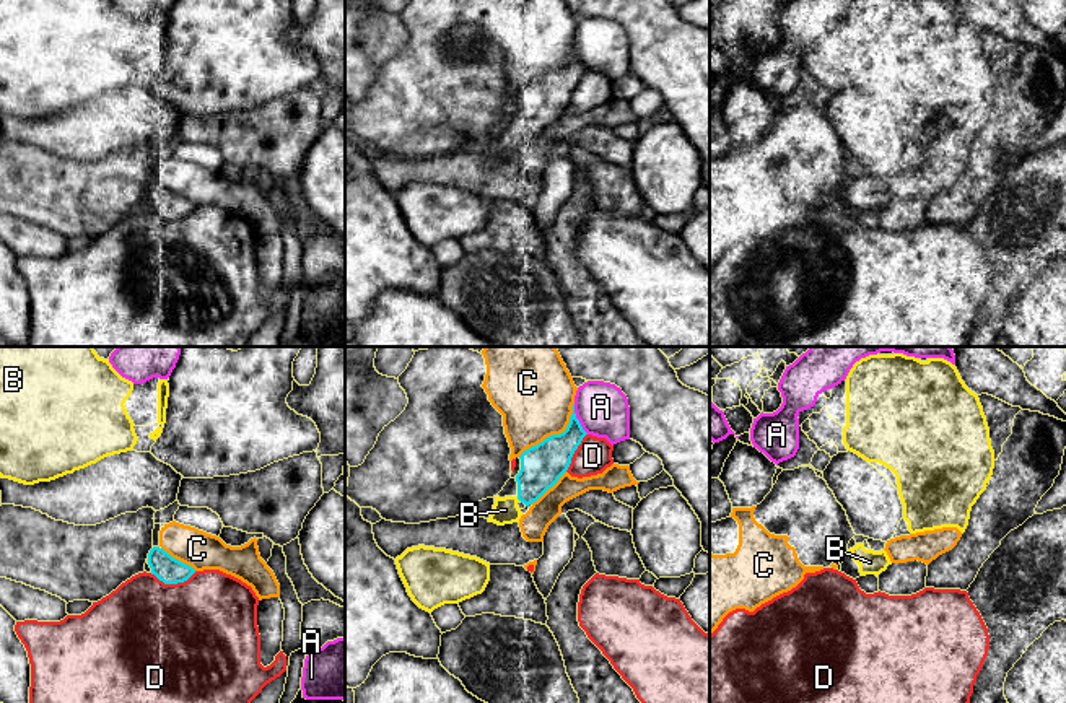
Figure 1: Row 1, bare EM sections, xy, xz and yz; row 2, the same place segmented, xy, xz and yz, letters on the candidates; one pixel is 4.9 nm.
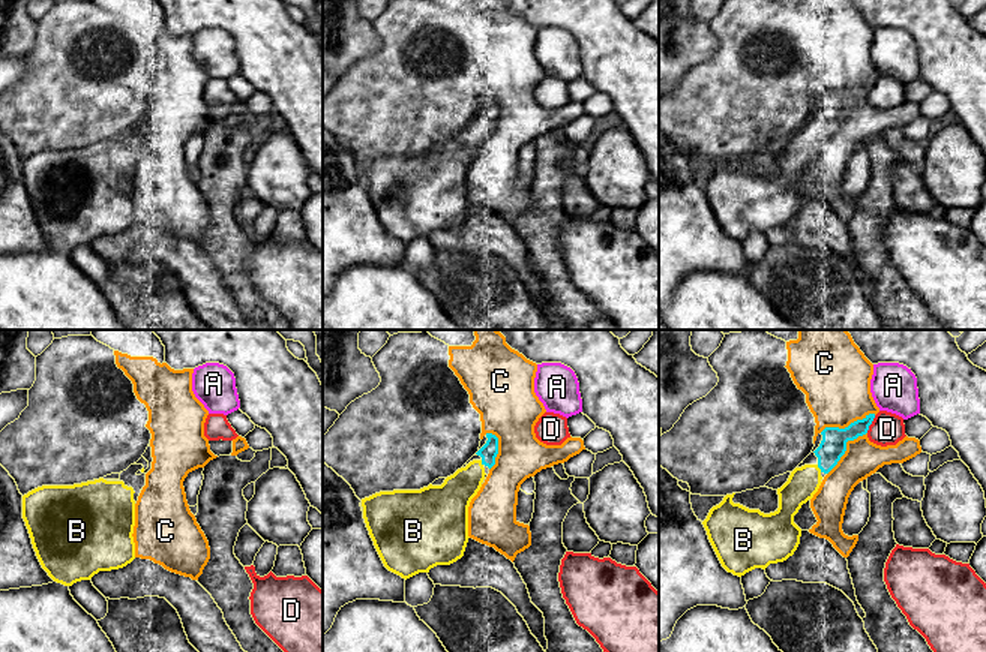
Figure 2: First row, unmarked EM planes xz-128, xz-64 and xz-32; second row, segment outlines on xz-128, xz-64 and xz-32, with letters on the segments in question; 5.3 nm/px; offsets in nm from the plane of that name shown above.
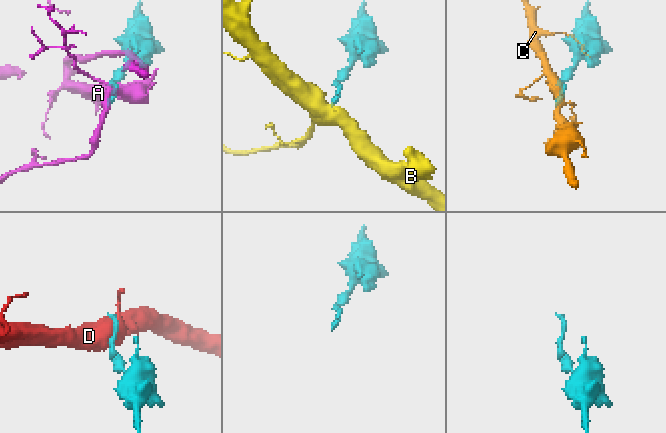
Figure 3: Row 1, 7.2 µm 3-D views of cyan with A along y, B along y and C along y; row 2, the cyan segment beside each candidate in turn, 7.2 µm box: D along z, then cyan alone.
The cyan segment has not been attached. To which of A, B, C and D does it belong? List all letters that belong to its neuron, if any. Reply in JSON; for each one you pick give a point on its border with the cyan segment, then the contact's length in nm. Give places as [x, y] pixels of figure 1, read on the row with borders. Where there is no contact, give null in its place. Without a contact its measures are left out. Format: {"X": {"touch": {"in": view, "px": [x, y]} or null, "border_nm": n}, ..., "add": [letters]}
{"B": {"touch": {"in": "xz", "px": [518, 498]}, "border_nm": 30}, "add": ["B"]}

